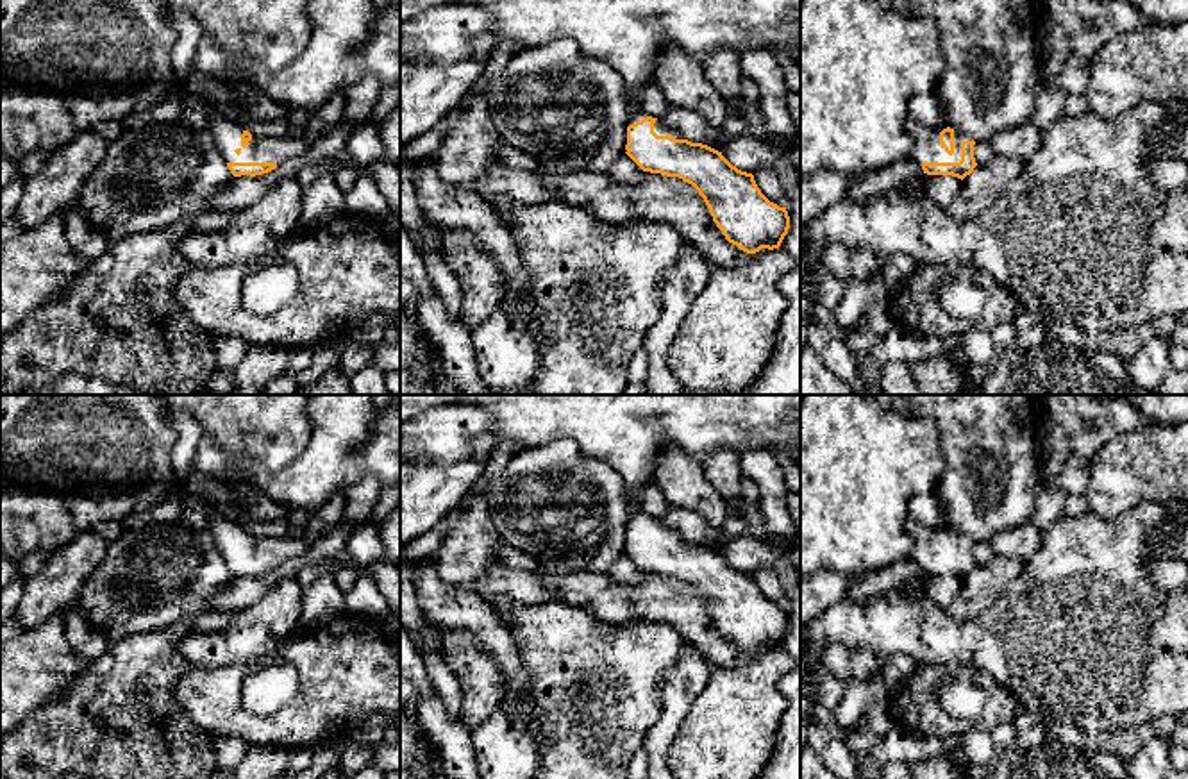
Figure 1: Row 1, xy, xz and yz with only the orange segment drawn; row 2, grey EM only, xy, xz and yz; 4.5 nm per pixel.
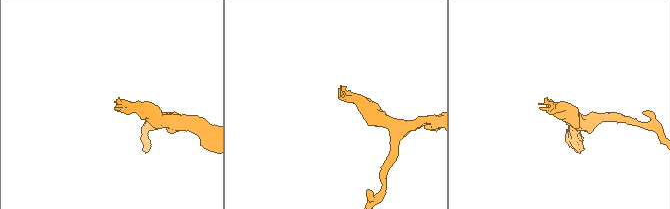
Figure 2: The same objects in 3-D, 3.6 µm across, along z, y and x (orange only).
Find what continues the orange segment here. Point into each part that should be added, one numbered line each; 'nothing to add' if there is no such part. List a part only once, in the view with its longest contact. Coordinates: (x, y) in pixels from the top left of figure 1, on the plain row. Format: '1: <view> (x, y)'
1: yz (928, 549)

